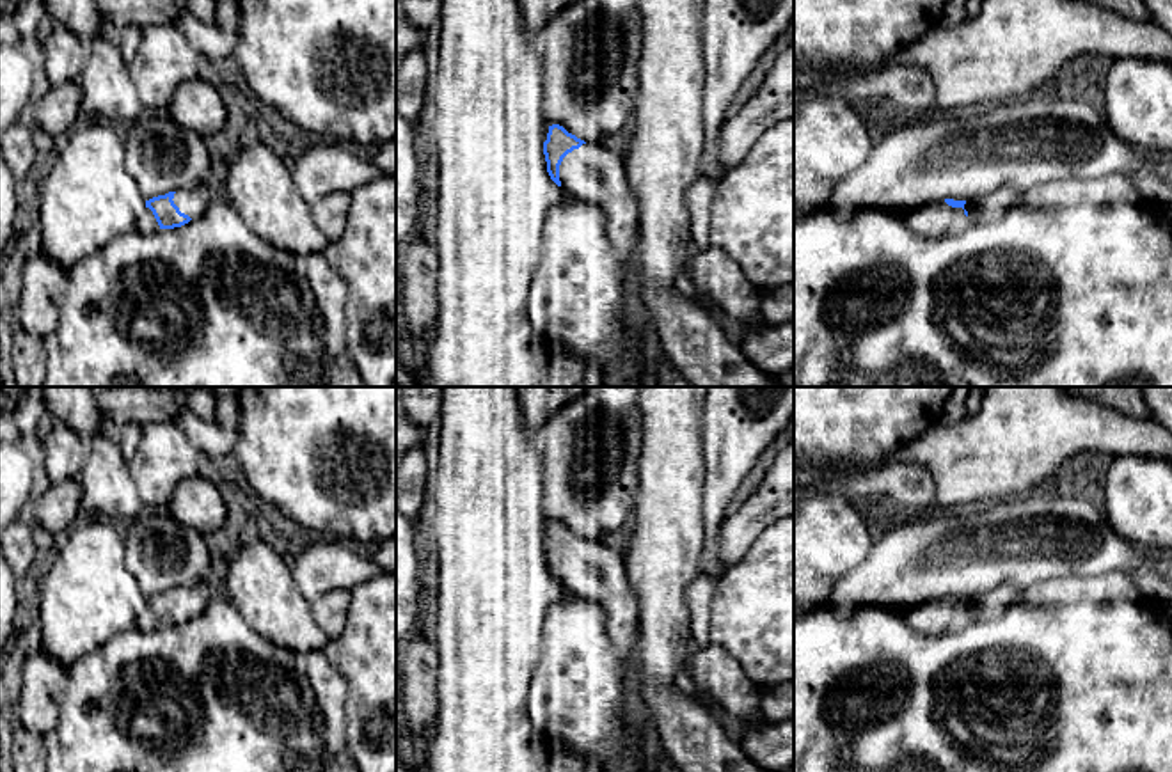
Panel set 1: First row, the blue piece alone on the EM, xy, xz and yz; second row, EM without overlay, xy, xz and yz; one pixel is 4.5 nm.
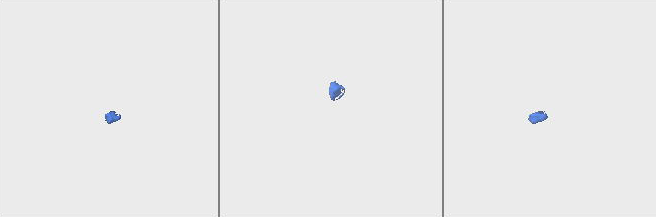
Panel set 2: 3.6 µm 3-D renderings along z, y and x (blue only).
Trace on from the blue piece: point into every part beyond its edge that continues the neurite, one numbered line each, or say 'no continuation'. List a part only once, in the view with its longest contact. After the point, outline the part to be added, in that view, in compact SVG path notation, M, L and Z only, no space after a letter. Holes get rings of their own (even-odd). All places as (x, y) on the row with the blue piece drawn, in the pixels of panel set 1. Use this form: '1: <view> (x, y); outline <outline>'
1: xz (592, 173); outline M586 142L563 158L559 181L563 192L602 208L607 218L607 238L627 275L637 238L639 206L623 160L602 144Z
2: yz (934, 219); outline M945 201L923 202L906 211L900 220L909 231L923 238L959 234L971 224L962 208L952 208Z

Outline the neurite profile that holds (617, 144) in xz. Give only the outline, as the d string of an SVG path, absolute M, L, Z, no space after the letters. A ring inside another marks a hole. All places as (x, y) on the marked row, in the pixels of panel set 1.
M629 130L604 138L602 146L607 147L613 154L616 154L618 158L623 160L625 151L627 151L627 142L629 142Z

